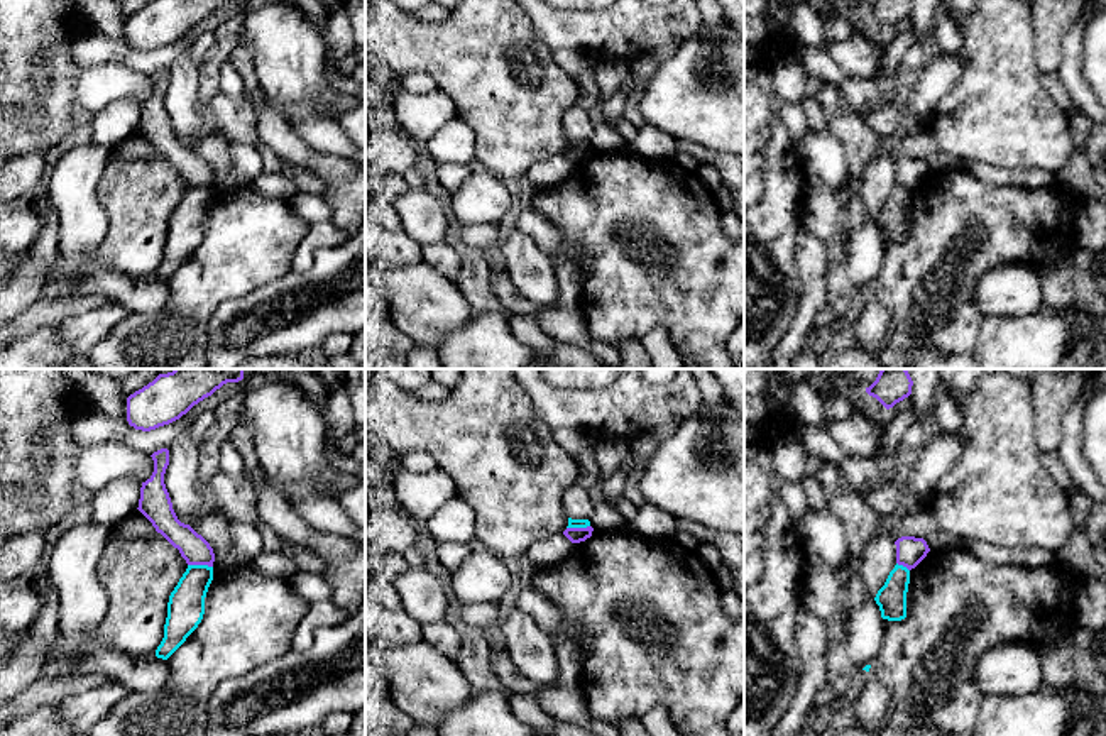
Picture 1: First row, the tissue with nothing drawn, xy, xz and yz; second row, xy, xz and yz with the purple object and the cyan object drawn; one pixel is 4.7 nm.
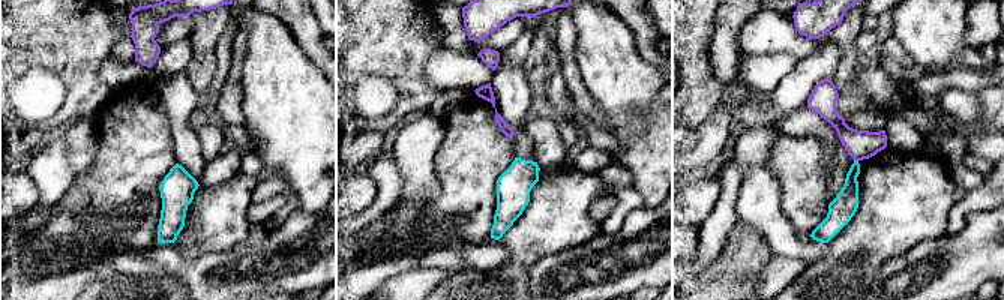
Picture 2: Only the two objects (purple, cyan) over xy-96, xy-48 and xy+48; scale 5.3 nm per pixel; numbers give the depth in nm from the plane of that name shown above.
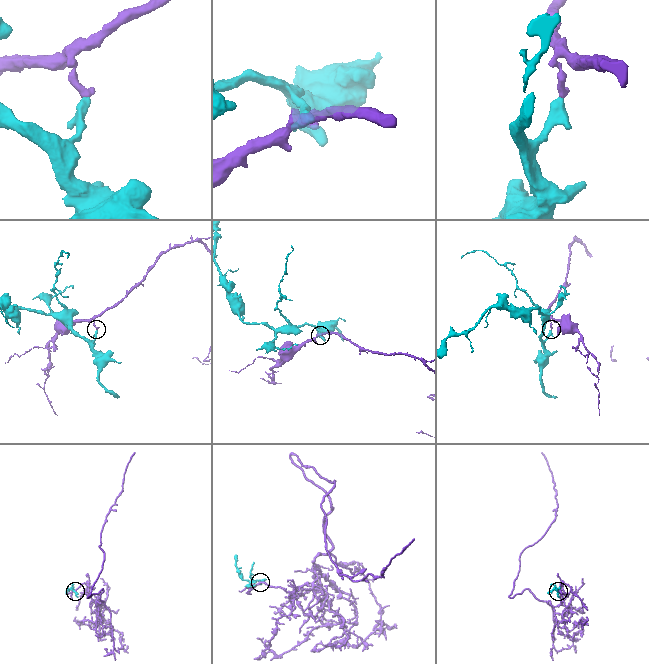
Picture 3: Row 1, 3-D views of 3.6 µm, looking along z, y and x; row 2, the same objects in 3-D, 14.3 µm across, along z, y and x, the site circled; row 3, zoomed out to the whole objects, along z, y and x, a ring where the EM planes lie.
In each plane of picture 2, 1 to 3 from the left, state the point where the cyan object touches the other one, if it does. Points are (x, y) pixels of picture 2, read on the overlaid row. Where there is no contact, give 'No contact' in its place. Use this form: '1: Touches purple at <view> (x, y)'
1: No contact
2: No contact
3: Touches purple at xy+48 (856, 159)

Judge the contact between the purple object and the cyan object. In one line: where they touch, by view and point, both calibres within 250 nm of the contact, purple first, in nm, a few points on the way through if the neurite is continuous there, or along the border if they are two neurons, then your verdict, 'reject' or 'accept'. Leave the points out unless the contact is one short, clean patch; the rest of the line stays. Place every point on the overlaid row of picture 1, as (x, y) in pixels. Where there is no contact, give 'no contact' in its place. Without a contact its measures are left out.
meets purple in xy at (200, 564); 140 nm thick on the purple side, 180 nm on the other; border along xy (188, 564), (207, 564), (212, 567); reject

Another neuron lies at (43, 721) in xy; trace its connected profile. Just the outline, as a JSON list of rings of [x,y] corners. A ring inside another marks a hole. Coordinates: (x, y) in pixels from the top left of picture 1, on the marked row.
[[[57,702],[44,704],[30,714],[7,721],[0,728],[0,736],[86,736],[71,733],[57,719]]]

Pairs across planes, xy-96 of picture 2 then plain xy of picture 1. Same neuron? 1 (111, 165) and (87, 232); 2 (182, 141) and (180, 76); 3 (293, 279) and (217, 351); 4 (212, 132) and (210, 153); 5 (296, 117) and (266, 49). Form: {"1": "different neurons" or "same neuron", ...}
{"1": "different neurons", "2": "same neuron", "3": "same neuron", "4": "same neuron", "5": "same neuron"}

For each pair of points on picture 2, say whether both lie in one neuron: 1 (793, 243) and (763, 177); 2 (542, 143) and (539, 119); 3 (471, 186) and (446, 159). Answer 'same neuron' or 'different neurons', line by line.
1: same neuron
2: same neuron
3: same neuron

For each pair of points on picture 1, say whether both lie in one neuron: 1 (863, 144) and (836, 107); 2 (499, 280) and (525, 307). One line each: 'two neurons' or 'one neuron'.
1: one neuron
2: one neuron

